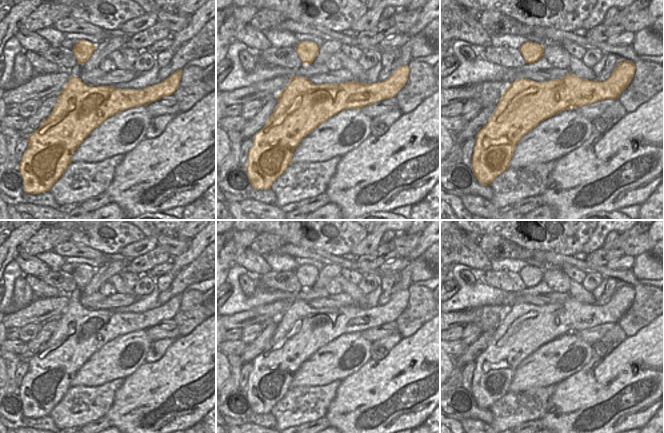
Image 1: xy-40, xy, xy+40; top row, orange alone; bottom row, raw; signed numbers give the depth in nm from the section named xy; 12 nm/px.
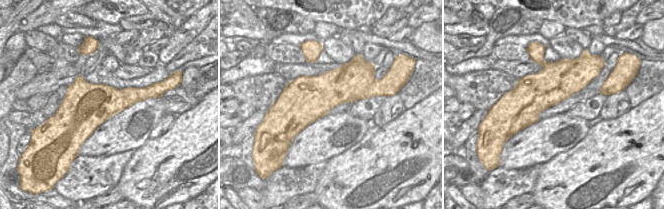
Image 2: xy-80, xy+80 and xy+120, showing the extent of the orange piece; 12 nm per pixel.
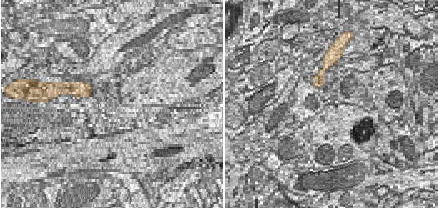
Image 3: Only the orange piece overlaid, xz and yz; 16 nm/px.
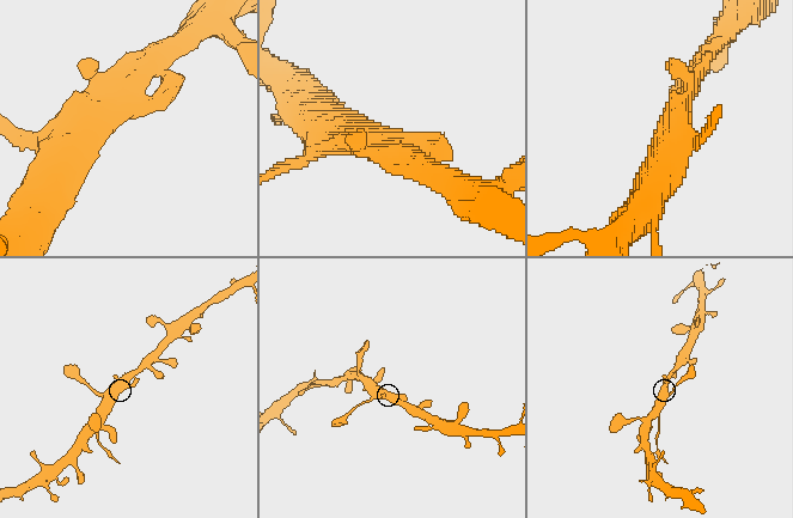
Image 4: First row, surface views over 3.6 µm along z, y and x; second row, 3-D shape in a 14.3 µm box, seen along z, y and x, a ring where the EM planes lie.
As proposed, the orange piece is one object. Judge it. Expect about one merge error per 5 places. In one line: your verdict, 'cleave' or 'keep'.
keep

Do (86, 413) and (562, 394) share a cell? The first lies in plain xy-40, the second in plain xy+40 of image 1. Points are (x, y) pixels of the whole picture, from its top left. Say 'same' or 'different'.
different

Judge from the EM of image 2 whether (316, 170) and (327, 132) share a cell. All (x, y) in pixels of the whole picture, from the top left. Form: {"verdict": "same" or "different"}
{"verdict": "different"}

